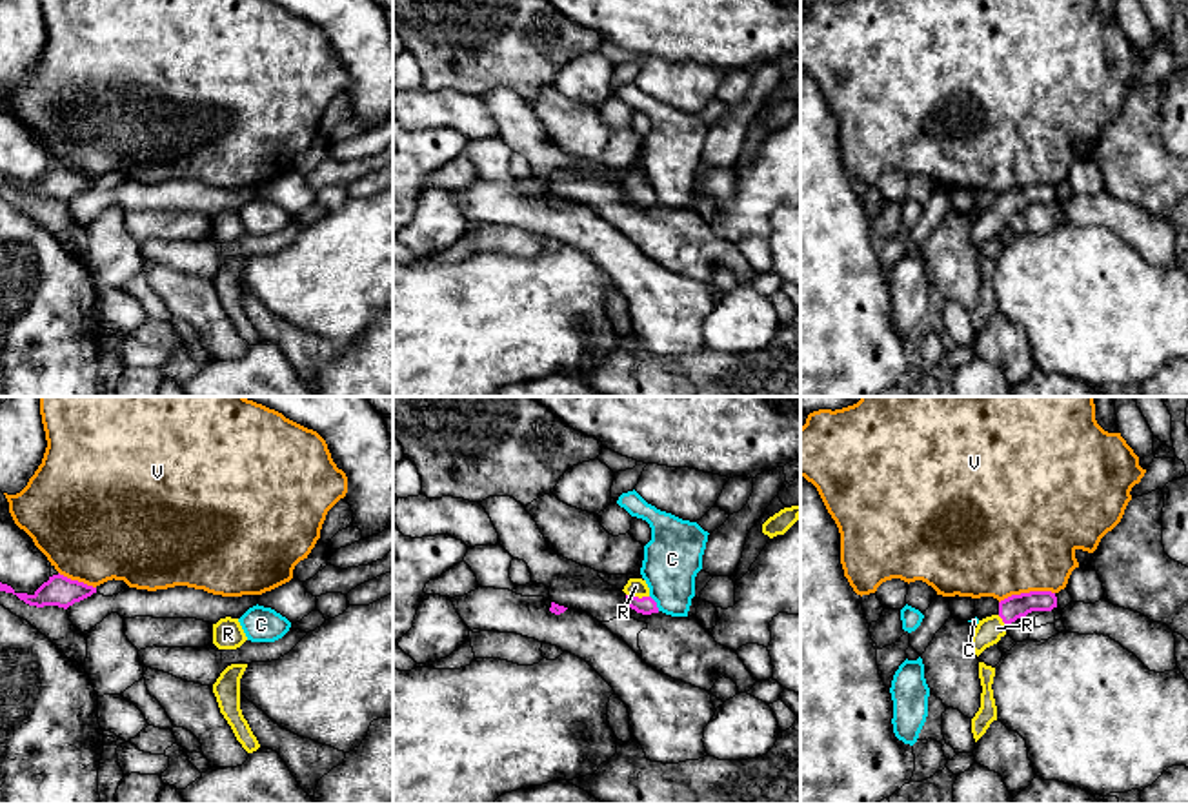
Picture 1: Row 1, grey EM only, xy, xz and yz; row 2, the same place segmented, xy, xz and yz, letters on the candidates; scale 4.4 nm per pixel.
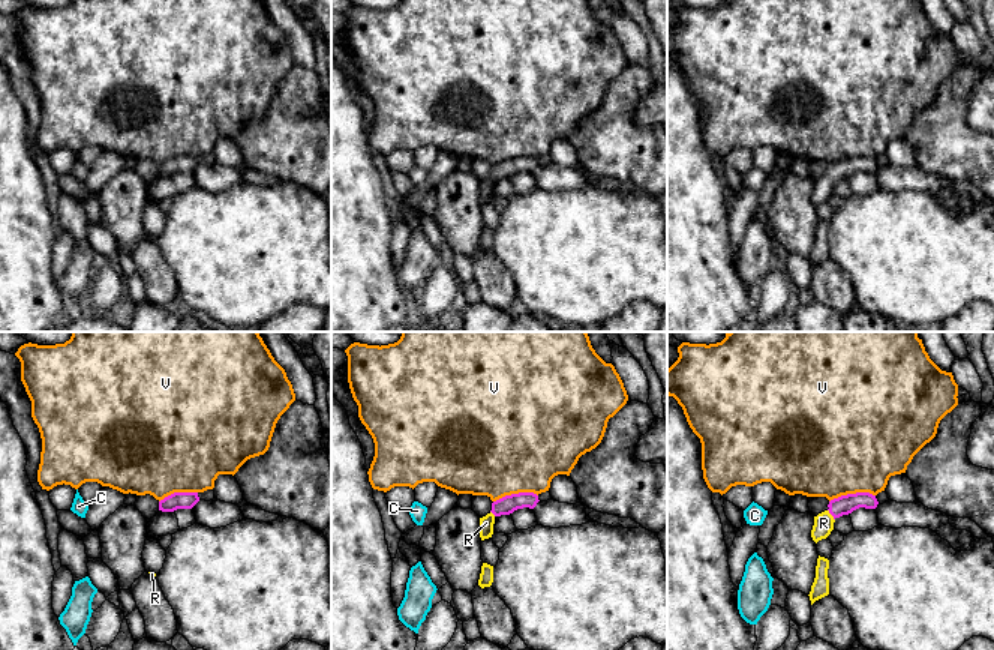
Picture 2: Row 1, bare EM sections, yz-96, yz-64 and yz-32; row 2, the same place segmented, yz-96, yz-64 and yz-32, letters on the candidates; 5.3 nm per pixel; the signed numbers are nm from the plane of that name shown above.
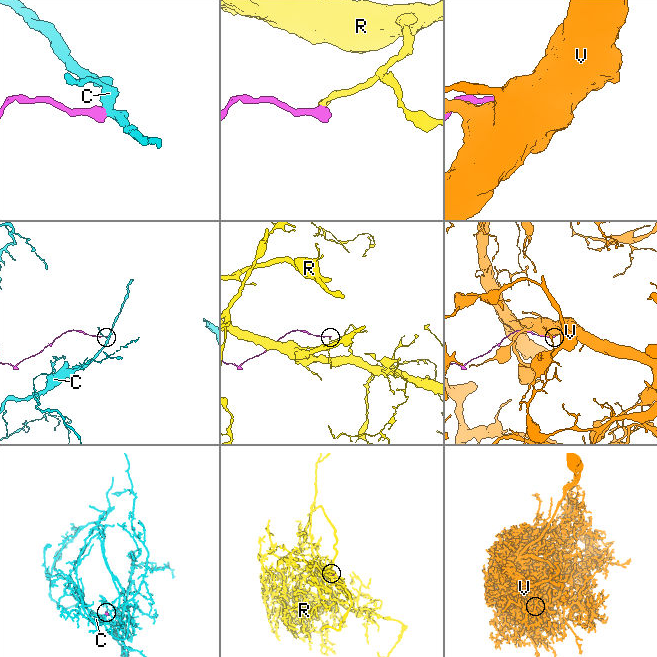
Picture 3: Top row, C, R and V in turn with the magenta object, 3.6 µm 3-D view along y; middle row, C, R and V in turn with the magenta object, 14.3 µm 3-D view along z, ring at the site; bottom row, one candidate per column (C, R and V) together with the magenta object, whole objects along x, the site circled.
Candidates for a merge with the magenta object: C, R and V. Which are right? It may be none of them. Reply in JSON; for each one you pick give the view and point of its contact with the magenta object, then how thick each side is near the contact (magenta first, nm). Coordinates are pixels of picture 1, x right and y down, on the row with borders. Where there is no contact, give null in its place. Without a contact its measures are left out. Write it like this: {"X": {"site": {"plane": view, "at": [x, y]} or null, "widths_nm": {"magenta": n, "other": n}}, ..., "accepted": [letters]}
{"R": {"site": {"plane": "xz", "at": [637, 597]}, "widths_nm": {"magenta": 80, "other": 80}}, "accepted": ["R"]}

